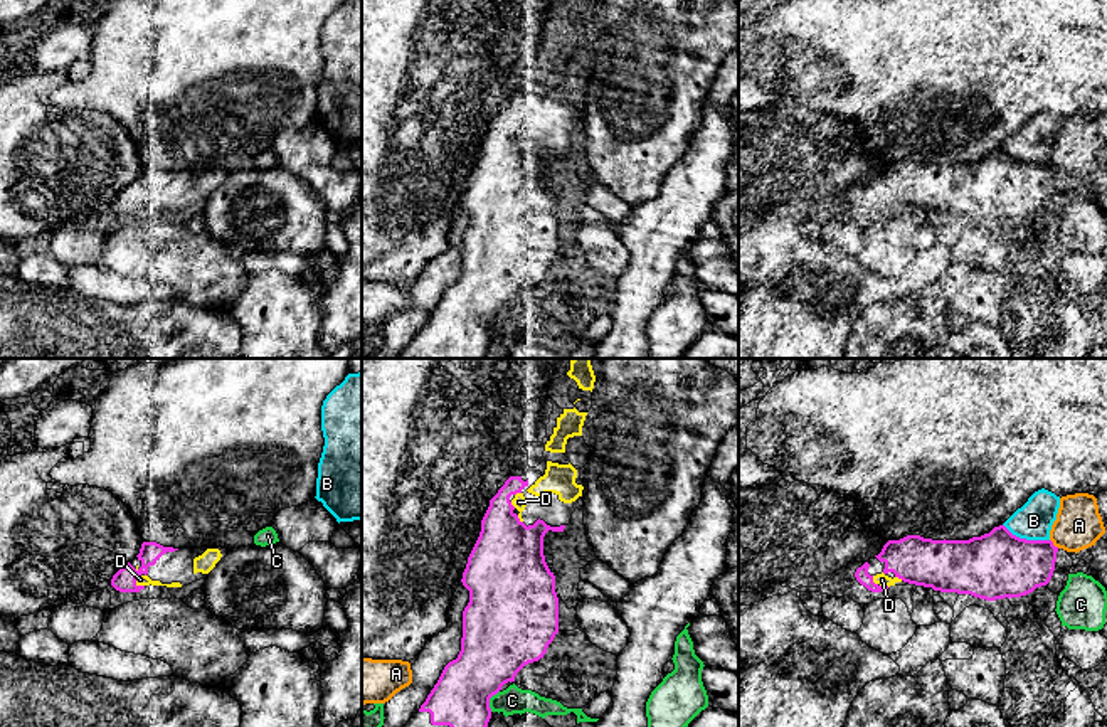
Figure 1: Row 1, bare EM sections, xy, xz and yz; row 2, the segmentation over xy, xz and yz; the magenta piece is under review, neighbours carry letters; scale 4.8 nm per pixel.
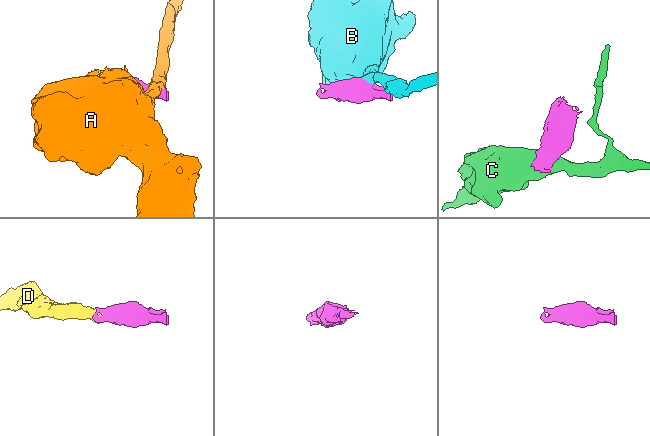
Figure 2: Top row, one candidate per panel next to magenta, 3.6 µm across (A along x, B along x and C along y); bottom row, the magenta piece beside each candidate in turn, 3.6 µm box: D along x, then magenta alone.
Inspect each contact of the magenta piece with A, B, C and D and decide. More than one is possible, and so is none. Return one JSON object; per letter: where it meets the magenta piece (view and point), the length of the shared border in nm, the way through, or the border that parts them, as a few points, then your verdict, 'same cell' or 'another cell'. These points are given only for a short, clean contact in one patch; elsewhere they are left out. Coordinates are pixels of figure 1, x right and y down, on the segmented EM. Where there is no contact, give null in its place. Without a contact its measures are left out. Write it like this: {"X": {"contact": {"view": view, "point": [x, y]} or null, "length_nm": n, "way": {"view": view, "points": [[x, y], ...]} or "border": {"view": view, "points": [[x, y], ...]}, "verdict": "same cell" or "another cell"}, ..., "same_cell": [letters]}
{"A": {"contact": {"view": "yz", "point": [1052, 544]}, "length_nm": 60, "verdict": "another cell"}, "B": {"contact": {"view": "yz", "point": [1025, 539]}, "length_nm": 240, "verdict": "another cell"}, "C": {"contact": {"view": "xz", "point": [488, 700]}, "length_nm": 110, "border": {"view": "xz", "points": [[498, 690], [490, 699], [490, 711]]}, "verdict": "another cell"}, "D": {"contact": {"view": "xy", "point": [135, 583]}, "length_nm": 70, "verdict": "same cell"}, "same_cell": ["D"]}

